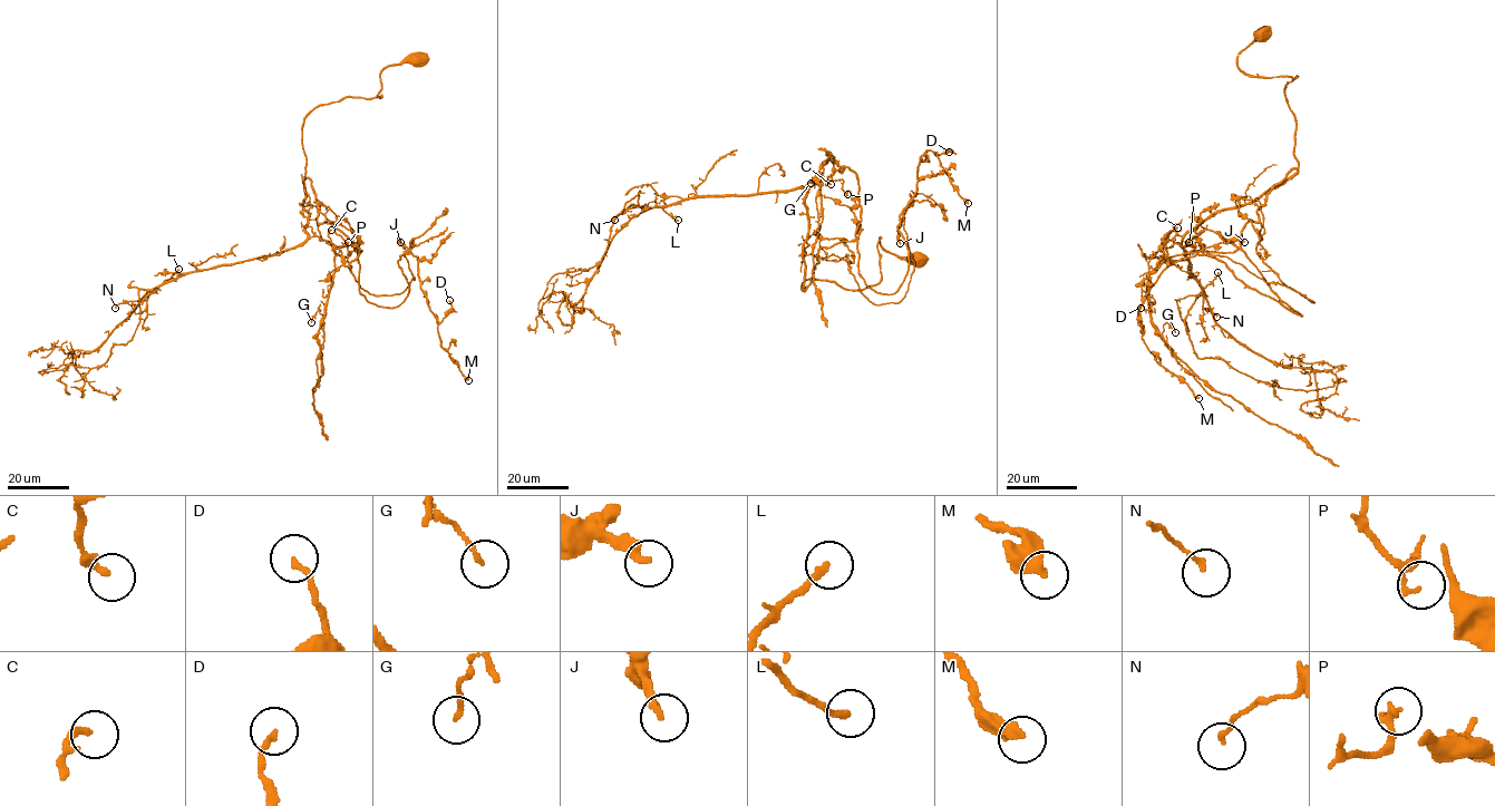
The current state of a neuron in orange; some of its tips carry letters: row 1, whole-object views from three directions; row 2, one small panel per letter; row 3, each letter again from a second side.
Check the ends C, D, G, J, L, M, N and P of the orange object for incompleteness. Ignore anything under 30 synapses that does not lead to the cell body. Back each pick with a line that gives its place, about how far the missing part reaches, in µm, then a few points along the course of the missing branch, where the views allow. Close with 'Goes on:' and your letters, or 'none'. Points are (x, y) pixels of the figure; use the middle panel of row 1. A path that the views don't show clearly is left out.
Goes on: none

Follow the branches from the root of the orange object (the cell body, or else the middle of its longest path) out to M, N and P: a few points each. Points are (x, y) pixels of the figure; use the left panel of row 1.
M: (417, 61), (381, 71), (380, 97), (308, 114), (304, 176), (362, 289), (400, 294), (416, 256), (468, 380)
N: (417, 61), (381, 71), (380, 97), (319, 104), (304, 118), (302, 242), (182, 273), (145, 300), (115, 308)
P: (417, 61), (381, 71), (380, 97), (319, 104), (304, 118), (306, 231), (330, 245), (348, 242)

